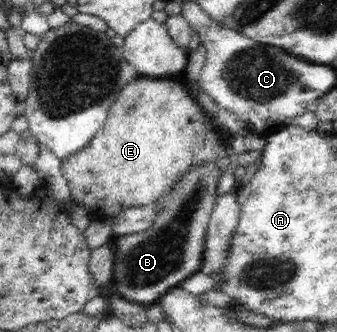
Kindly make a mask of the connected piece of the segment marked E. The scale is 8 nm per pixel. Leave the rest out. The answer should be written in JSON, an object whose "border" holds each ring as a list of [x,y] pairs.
{"border":[[[140,76],[120,90],[116,101],[110,106],[104,127],[90,143],[78,153],[60,161],[62,174],[75,204],[86,206],[92,215],[114,217],[130,207],[155,204],[193,166],[213,161],[224,172],[231,163],[247,168],[259,159],[260,150],[246,150],[240,155],[226,154],[216,130],[215,121],[202,110],[187,83],[176,83],[169,77]]]}

